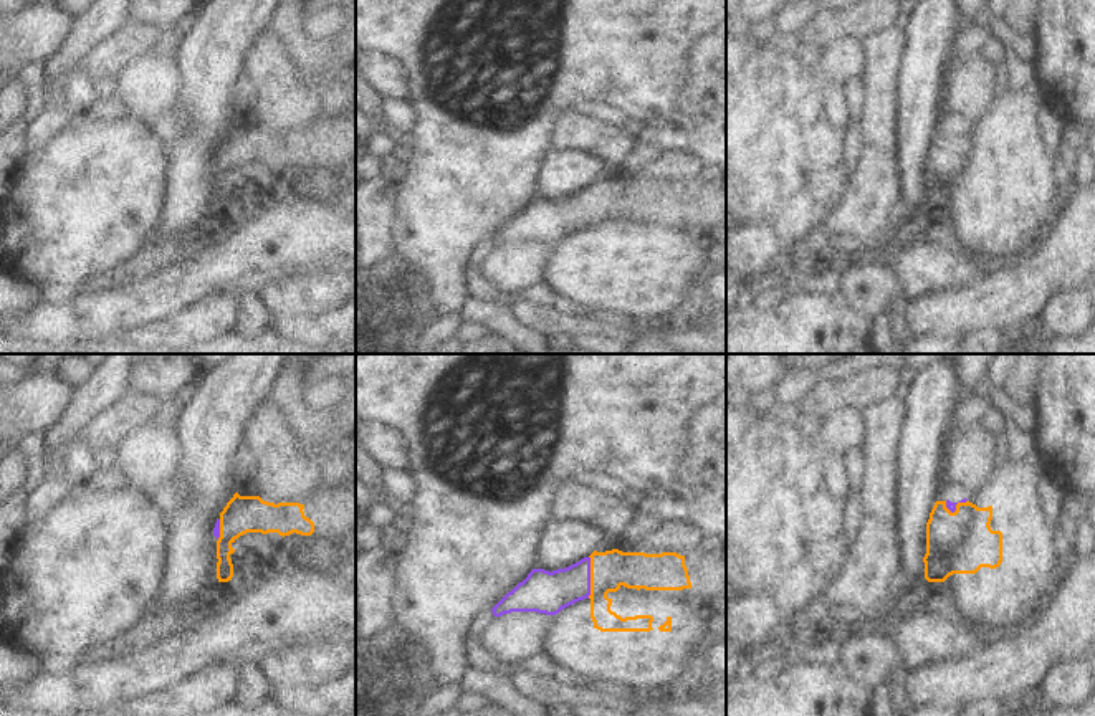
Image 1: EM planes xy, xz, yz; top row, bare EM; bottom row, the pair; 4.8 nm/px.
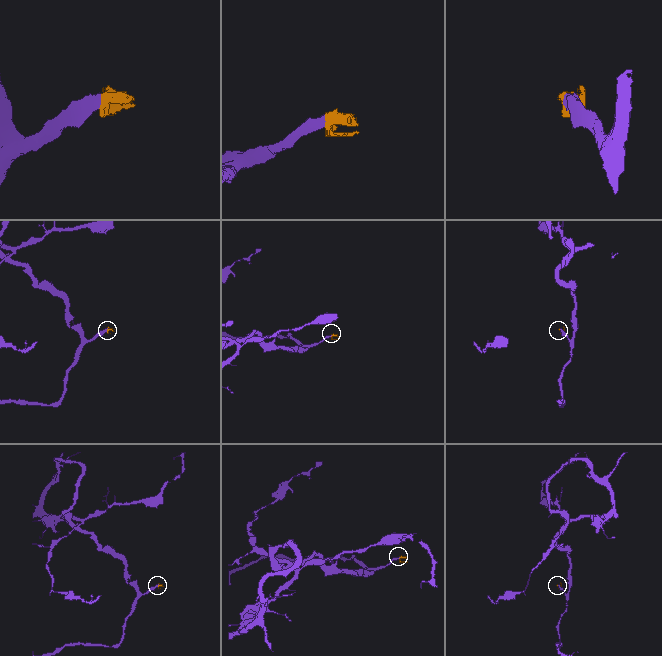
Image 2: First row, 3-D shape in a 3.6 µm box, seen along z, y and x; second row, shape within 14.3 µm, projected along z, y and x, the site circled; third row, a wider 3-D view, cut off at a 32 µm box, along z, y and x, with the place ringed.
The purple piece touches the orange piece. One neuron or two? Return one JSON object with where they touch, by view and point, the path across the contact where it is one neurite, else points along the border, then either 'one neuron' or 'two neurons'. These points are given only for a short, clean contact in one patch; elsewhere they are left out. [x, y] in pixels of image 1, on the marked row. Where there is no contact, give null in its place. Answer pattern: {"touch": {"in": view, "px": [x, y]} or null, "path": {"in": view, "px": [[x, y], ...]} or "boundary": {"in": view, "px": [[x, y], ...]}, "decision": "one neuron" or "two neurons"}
{"touch": {"in": "xz", "px": [589, 577]}, "decision": "one neuron"}

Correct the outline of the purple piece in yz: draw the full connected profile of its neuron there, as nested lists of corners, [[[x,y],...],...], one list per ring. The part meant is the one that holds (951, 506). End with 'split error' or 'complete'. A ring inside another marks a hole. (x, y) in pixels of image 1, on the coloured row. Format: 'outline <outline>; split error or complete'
outline [[[936,501],[926,523],[925,579],[944,582],[953,574],[976,574],[1002,562],[1002,532],[991,529],[992,506]]]; split error

